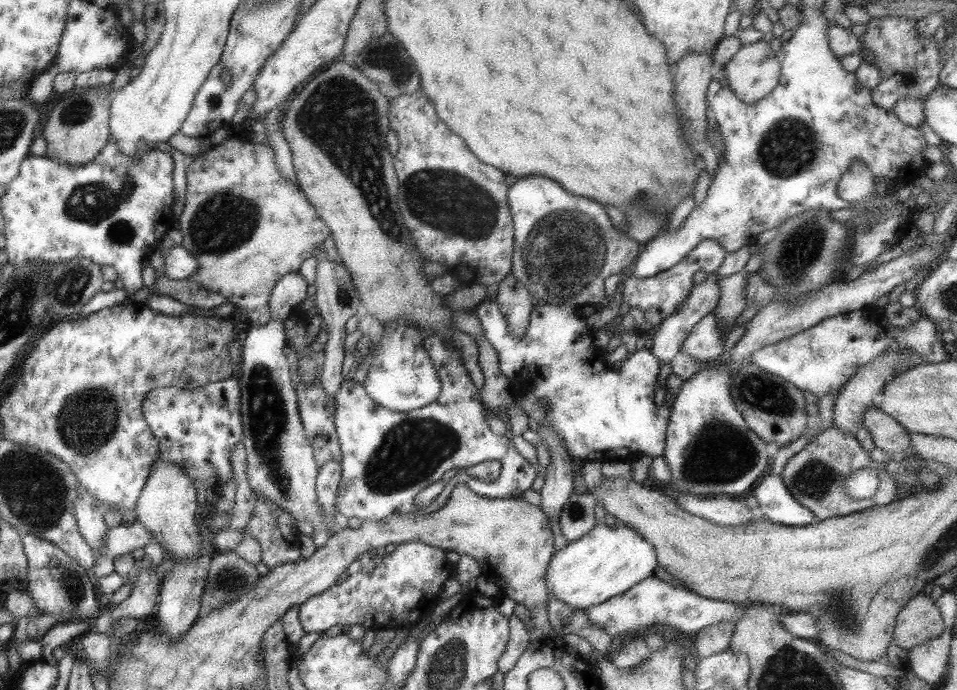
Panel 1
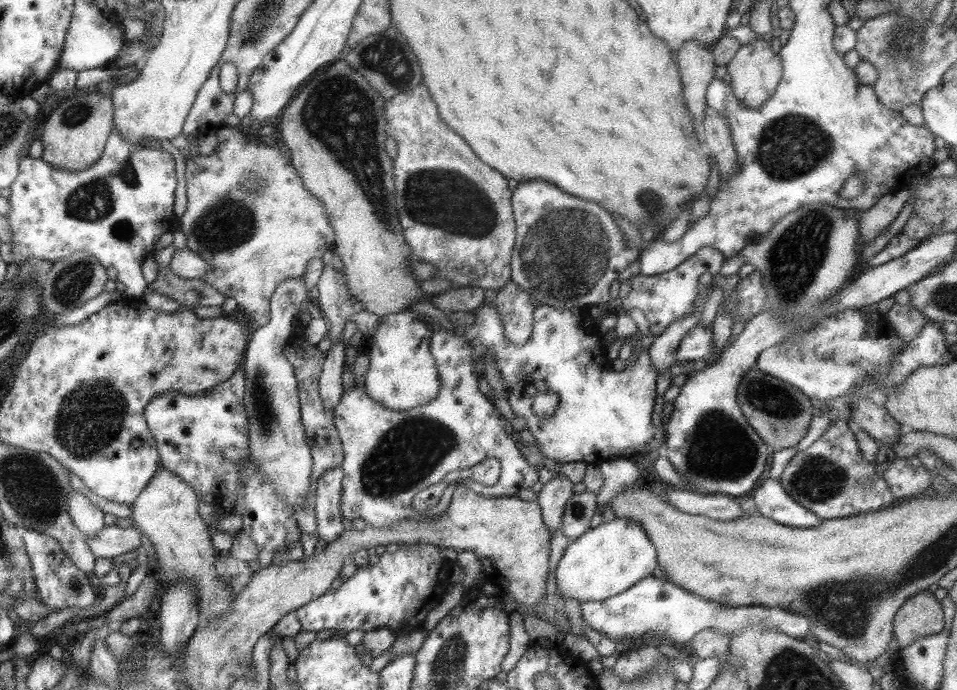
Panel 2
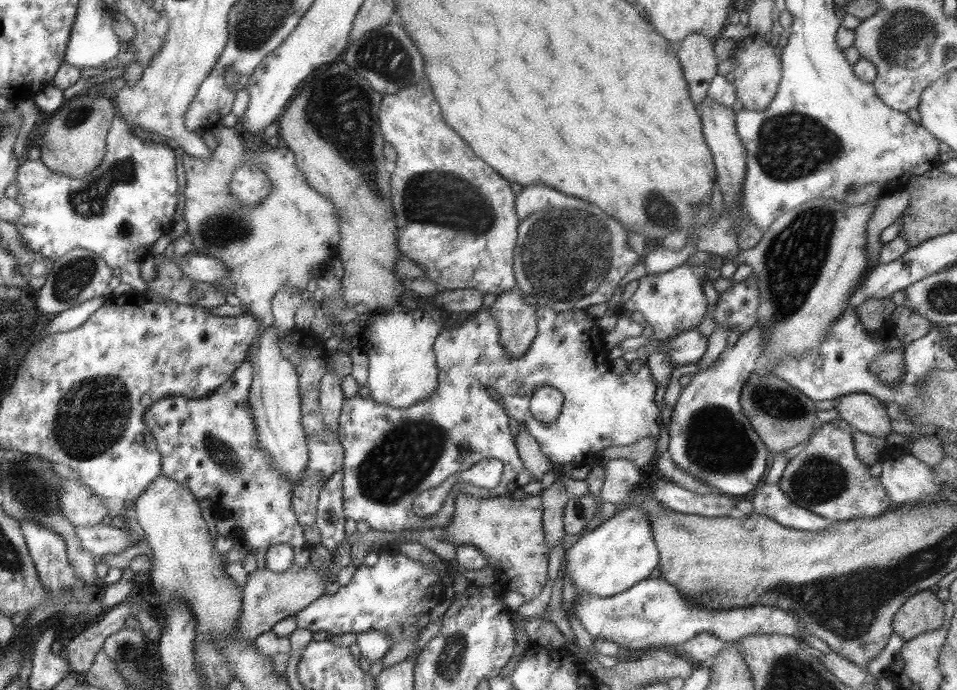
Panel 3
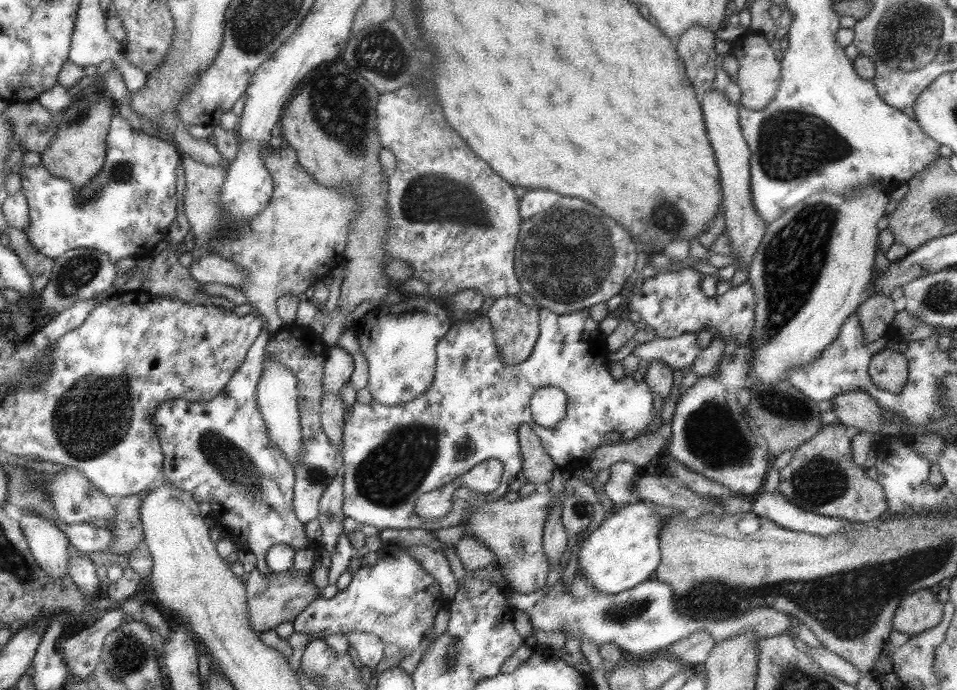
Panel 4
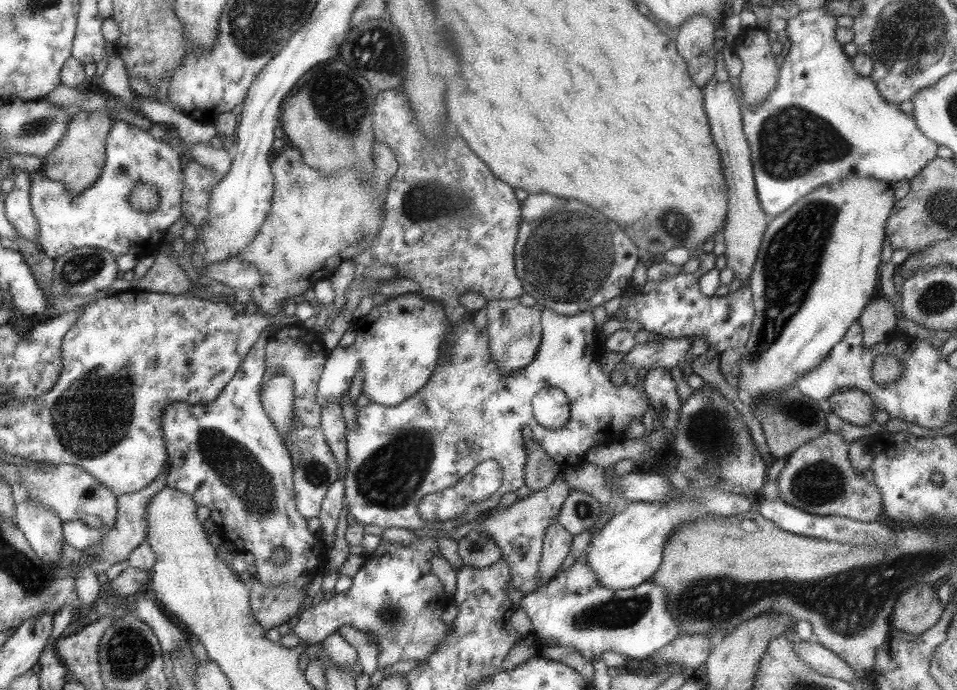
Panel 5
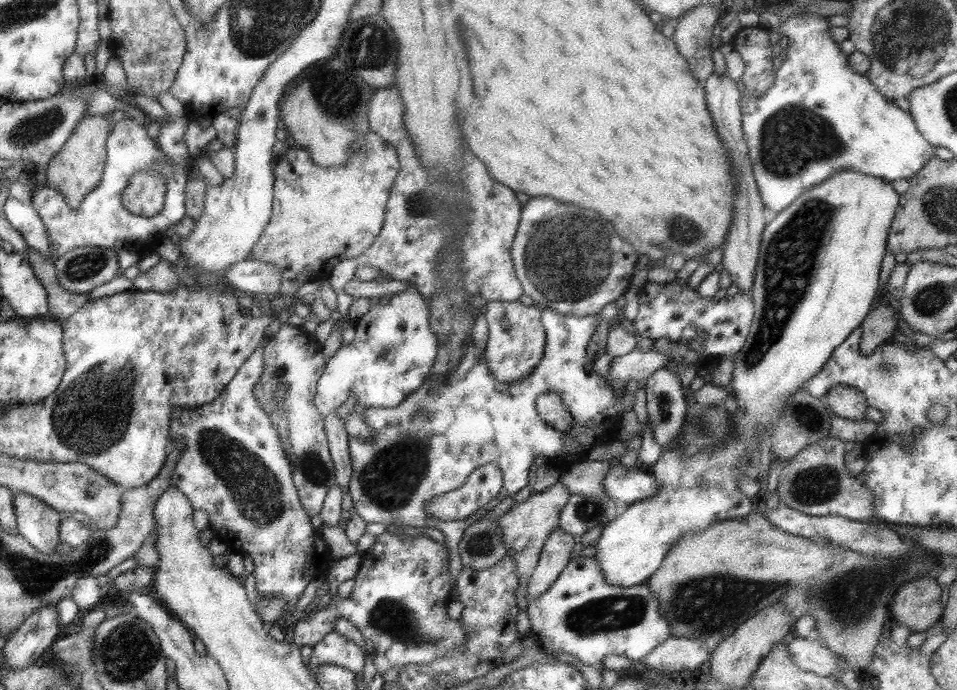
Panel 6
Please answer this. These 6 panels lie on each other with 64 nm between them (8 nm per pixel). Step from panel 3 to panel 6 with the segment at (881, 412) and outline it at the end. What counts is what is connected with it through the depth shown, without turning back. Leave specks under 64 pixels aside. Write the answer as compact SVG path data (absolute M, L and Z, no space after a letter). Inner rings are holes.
M835 384L833 388L827 390L825 394L827 408L837 416L837 418L847 418L847 420L865 420L865 398L861 392L855 388Z

